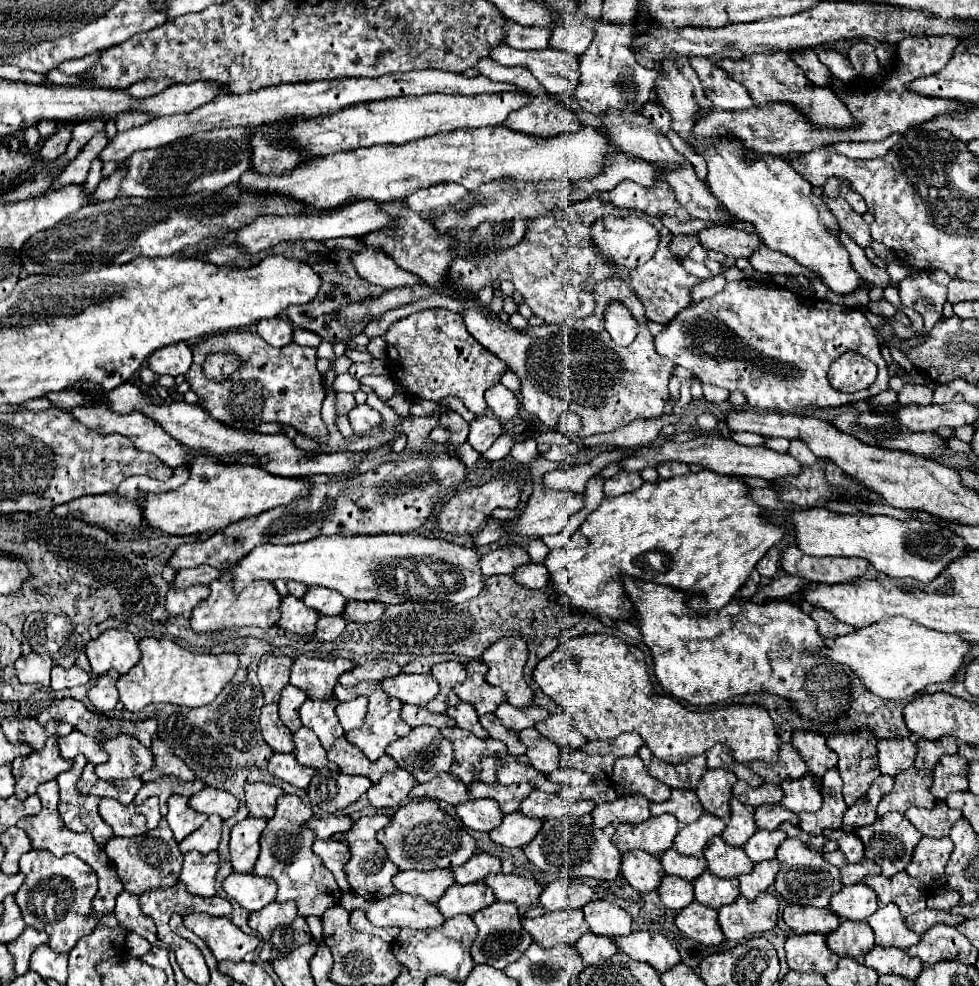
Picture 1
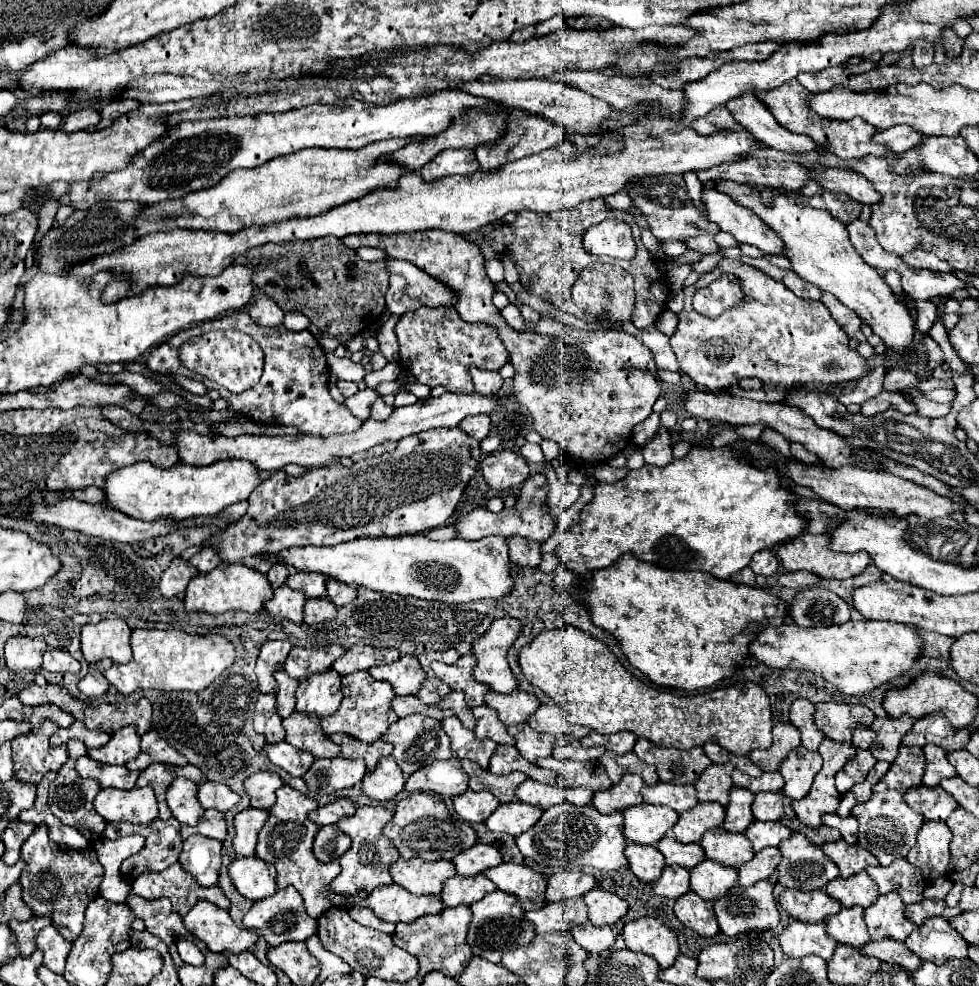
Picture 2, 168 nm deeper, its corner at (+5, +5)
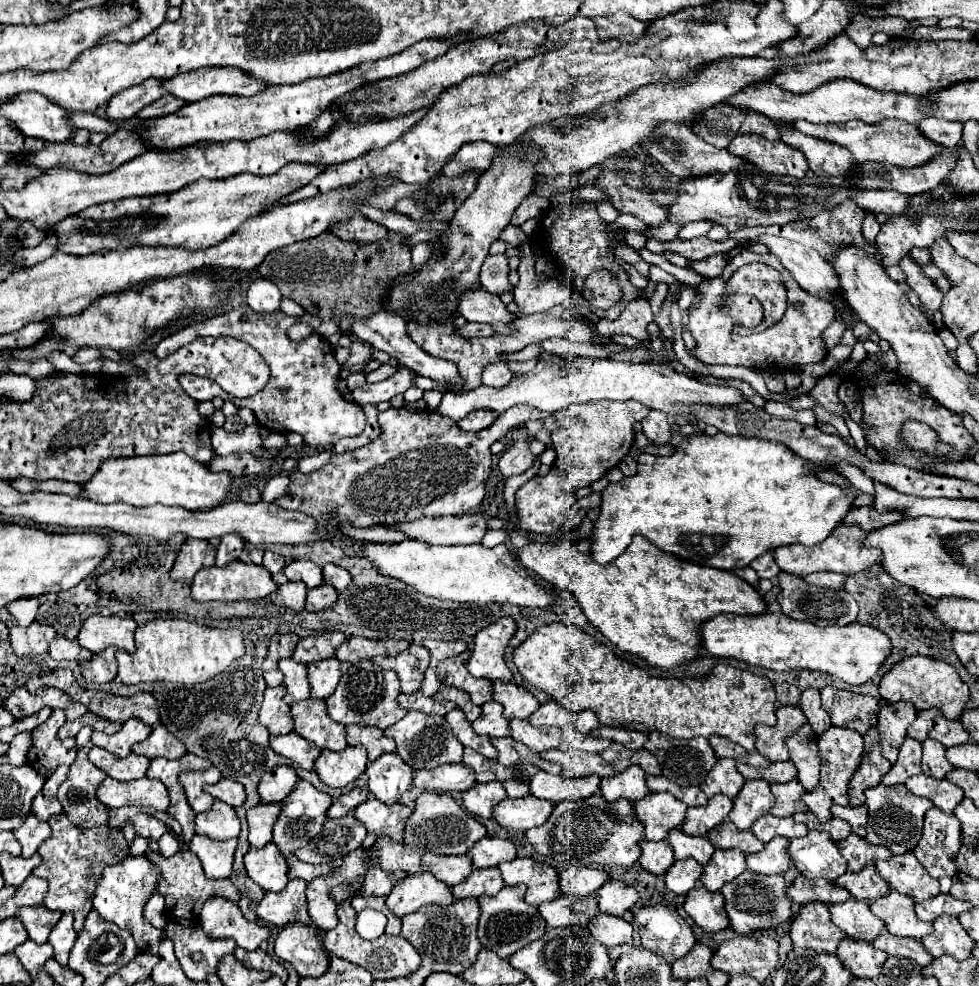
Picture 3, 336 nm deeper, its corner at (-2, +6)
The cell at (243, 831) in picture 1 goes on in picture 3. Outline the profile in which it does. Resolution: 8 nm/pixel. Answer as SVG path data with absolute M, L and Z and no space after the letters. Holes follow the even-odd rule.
M260 803L248 809L246 819L250 827L250 835L248 835L250 847L262 849L272 841L272 825L276 823L278 815L280 815L280 803L272 803L272 805Z

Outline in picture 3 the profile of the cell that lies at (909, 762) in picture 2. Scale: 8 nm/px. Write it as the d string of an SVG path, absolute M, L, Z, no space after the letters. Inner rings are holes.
M906 737L902 747L900 747L896 763L882 777L882 785L888 785L888 787L902 785L902 783L906 783L906 779L922 773L922 769L920 769L920 757L922 757L922 743L912 739L912 737Z

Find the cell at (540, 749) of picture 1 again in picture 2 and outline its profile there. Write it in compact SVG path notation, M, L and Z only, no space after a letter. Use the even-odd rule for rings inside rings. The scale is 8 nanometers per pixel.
M529 724L509 726L507 732L515 738L515 746L521 752L521 756L527 758L529 762L535 762L537 758L553 754L553 744L555 744L553 734L535 732L533 728L529 728Z

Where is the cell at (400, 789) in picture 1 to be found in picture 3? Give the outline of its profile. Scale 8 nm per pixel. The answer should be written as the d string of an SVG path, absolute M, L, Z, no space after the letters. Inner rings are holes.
M384 753L374 763L368 763L366 775L368 775L368 789L376 795L378 801L382 801L386 805L396 803L412 783L412 769L396 753Z

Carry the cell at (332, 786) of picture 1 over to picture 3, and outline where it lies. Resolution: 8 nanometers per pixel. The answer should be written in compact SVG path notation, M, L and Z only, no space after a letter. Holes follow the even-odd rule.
M346 747L344 751L328 751L324 749L314 763L314 771L320 781L330 787L346 787L354 783L368 765L368 757L364 747Z

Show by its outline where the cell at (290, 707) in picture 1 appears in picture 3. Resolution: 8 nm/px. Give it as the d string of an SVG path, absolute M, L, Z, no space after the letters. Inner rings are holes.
M282 659L280 671L284 673L284 685L286 685L284 701L288 705L294 705L294 703L310 697L310 683L306 679L306 667L304 665L294 663L294 659Z

